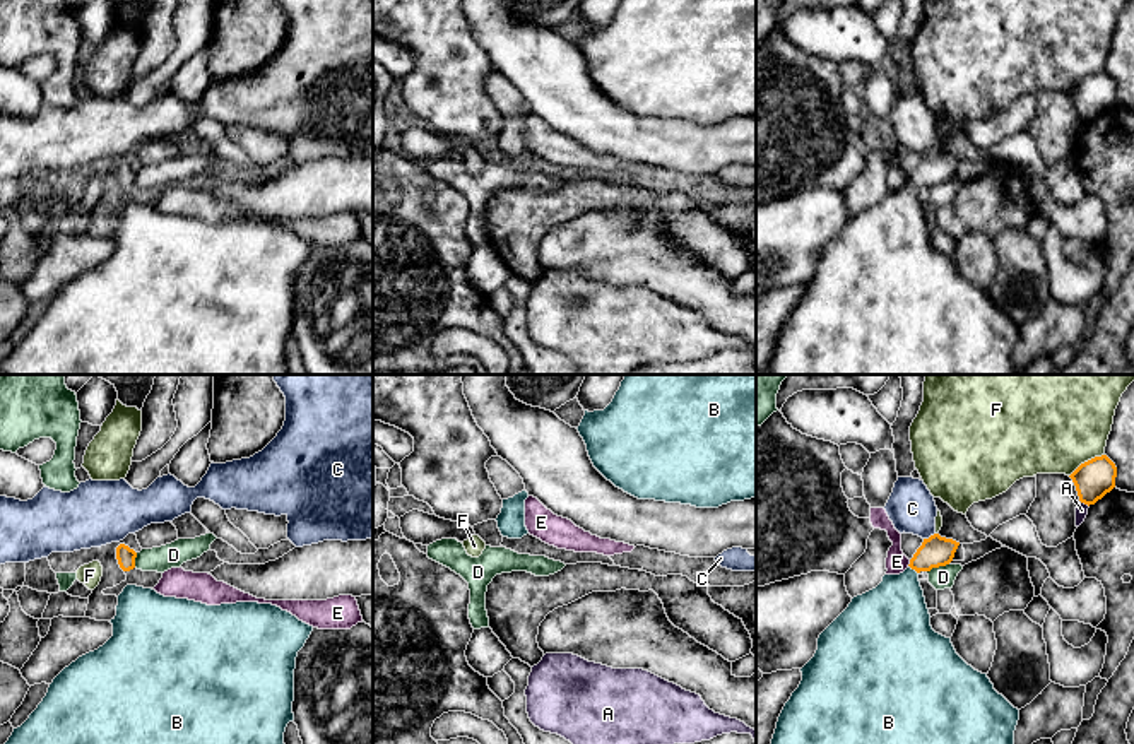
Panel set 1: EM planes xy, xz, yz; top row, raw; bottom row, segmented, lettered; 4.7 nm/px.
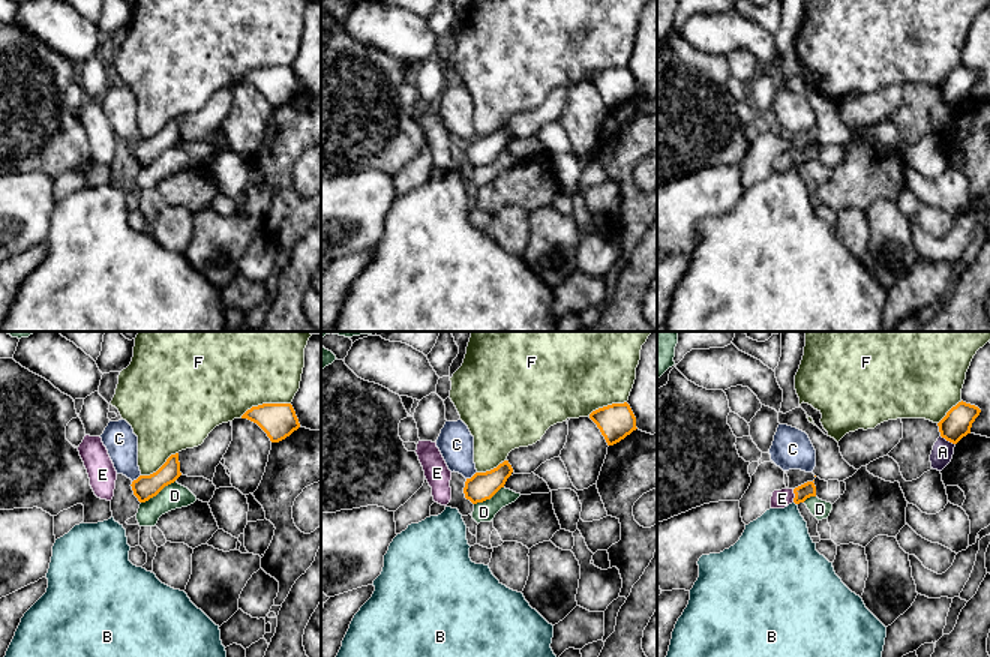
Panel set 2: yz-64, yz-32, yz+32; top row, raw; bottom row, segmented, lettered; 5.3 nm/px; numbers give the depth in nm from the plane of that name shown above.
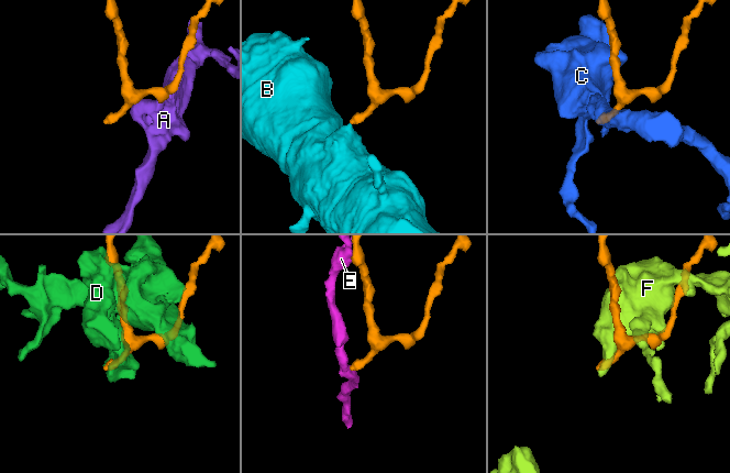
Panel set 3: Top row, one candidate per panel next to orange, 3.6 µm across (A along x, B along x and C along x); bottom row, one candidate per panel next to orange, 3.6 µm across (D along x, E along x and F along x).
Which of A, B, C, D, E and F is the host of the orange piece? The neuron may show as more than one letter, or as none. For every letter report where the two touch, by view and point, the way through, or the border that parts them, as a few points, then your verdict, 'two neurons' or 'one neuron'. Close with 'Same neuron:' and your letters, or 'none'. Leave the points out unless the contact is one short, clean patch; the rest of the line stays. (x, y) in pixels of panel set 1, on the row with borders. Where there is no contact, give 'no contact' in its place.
A: contact yz (1085, 503); border yz (1080, 500), (1088, 507); two neurons
B: contact yz (914, 568); way yz (936, 551), (914, 568), (893, 616); one neuron
C: contact yz (931, 536); border yz (934, 532), (924, 539); two neurons
D: contact yz (938, 566); two neurons
E: contact yz (910, 563); two neurons
F: contact yz (1088, 460); two neurons
Same neuron: B

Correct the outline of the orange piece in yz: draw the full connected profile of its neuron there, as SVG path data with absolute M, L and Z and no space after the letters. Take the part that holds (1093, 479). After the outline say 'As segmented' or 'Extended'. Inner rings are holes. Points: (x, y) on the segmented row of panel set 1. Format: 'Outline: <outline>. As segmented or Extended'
Outline: M1102 455L1081 464L1069 477L1079 501L1090 506L1115 487L1117 467L1107 455Z. As segmented

